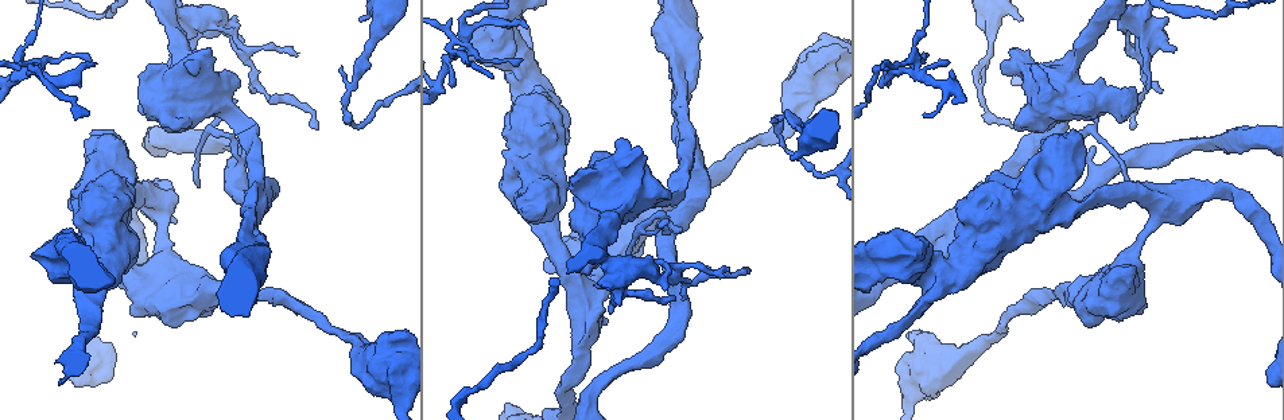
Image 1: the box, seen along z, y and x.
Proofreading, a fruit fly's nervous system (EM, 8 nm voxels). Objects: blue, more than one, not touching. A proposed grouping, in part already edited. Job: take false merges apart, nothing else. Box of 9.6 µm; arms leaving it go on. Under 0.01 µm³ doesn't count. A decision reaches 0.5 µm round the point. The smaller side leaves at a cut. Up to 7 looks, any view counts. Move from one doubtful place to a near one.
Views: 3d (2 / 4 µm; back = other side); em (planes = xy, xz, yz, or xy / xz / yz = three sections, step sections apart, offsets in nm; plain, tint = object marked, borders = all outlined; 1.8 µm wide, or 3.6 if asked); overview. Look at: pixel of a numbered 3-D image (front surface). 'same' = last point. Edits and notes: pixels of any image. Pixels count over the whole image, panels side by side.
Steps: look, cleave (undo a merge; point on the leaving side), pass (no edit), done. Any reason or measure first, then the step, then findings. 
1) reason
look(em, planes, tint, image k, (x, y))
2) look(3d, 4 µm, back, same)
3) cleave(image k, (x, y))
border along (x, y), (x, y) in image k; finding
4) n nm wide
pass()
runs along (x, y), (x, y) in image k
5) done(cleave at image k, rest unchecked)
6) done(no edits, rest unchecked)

calibre changes
look(3d, 4 µm, back, image 1, (530, 125))

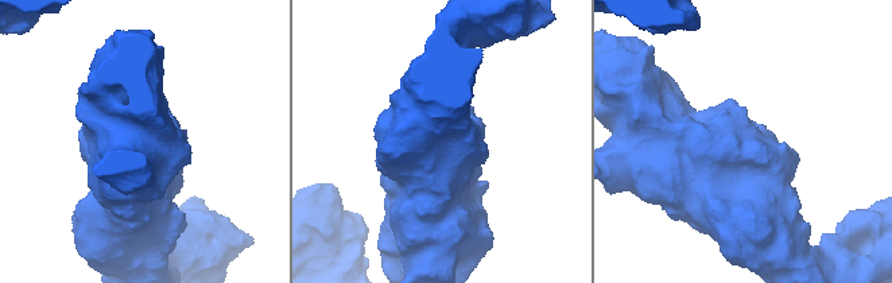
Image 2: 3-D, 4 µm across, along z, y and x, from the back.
look(em, planes, tint, same)

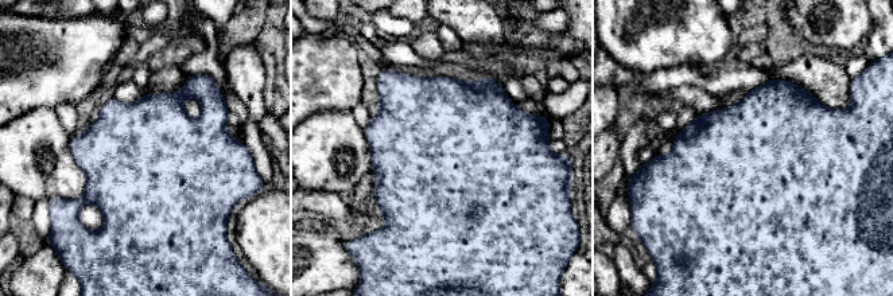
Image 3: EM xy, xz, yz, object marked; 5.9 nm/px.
pass()
all the same cell

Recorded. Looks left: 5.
three arms meet
look(em, 3.6 µm, yz, step 4, tint, image 1, (680, 100))

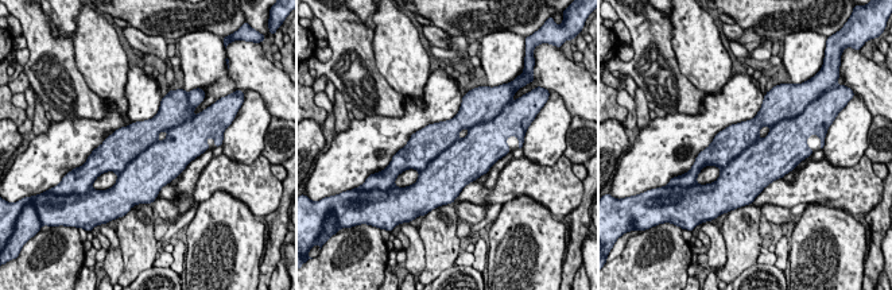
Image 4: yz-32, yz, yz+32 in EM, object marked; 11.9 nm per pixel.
look(em, 3.6 µm, planes, tint, same)

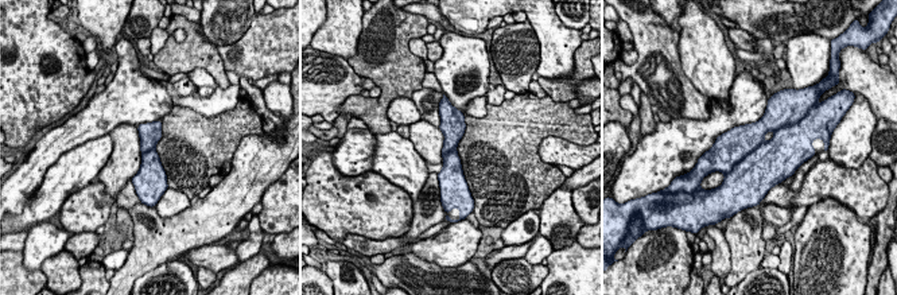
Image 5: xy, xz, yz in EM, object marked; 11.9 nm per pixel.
200 nm wide
pass()
one cell here

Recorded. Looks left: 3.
sudden change in width
look(3d, 4 µm, back, image 1, (1198, 196))

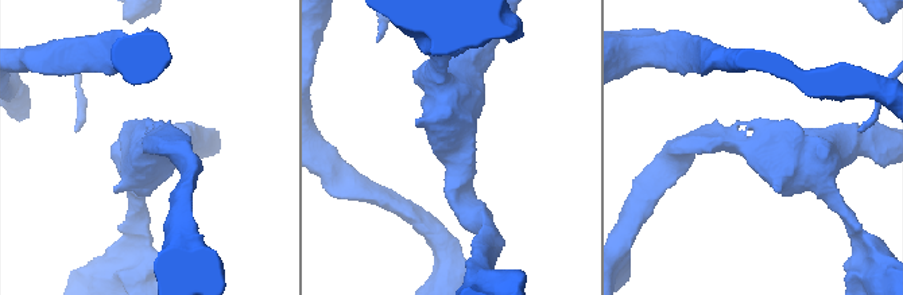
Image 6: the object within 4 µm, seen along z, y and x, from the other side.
arms of 220, 650 nm; shape alone is not enough
look(em, 3.6 µm, xz, step 8, tint, image 6, (751, 147))

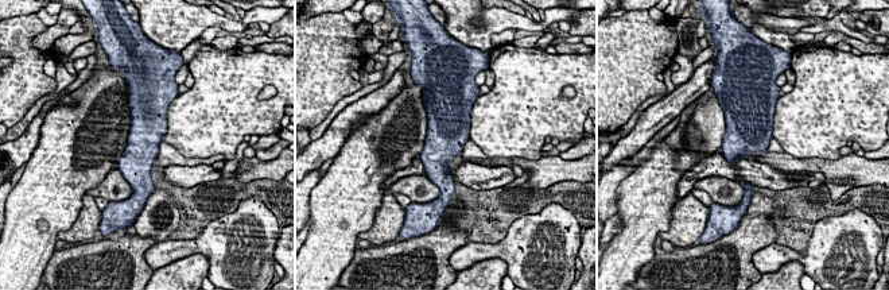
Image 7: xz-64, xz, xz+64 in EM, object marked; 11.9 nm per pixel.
pass()
continuous, no second cell

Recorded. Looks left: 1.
done(no edits, rest unchecked)

